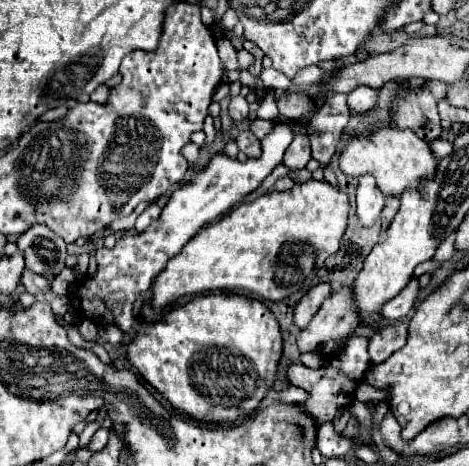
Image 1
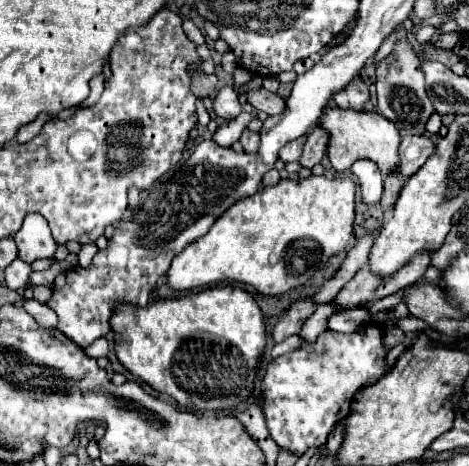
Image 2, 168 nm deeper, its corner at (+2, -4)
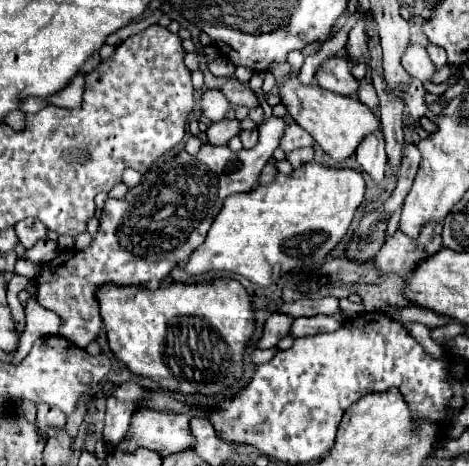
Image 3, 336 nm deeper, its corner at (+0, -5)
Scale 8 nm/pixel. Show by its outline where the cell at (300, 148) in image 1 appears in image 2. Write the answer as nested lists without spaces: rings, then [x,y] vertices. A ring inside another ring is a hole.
[[[304,136],[302,138],[298,138],[298,140],[294,140],[294,142],[290,142],[290,144],[286,144],[284,148],[282,148],[282,152],[280,152],[280,158],[288,164],[288,162],[298,162],[298,158],[302,156],[302,146],[304,146]]]

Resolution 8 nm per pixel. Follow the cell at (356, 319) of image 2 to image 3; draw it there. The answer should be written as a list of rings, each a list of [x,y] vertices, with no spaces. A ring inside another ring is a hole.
[[[314,315],[314,317],[298,317],[294,319],[292,327],[290,327],[290,335],[294,339],[298,337],[308,337],[308,335],[316,335],[322,331],[334,331],[338,329],[340,323],[334,321],[330,315]]]

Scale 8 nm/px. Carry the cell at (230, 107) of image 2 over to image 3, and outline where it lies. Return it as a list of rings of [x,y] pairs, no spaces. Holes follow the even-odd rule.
[[[208,89],[202,93],[200,99],[200,111],[210,119],[210,121],[222,121],[230,109],[230,101],[218,91],[218,89]]]

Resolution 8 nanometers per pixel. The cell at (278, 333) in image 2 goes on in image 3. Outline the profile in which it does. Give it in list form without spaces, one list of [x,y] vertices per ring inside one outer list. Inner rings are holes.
[[[272,313],[272,315],[266,319],[264,333],[262,333],[260,341],[256,343],[256,347],[258,347],[258,349],[272,349],[272,347],[276,347],[276,343],[280,341],[280,337],[286,337],[286,335],[288,335],[292,321],[294,321],[294,319],[288,317],[288,315]]]

